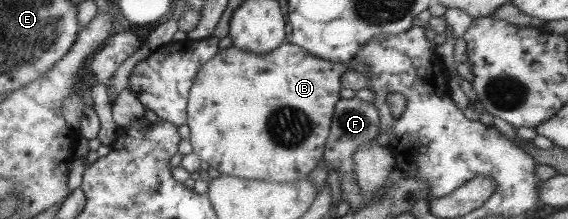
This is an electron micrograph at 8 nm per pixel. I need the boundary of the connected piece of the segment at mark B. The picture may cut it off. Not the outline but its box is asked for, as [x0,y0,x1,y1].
[187,42,349,181]

